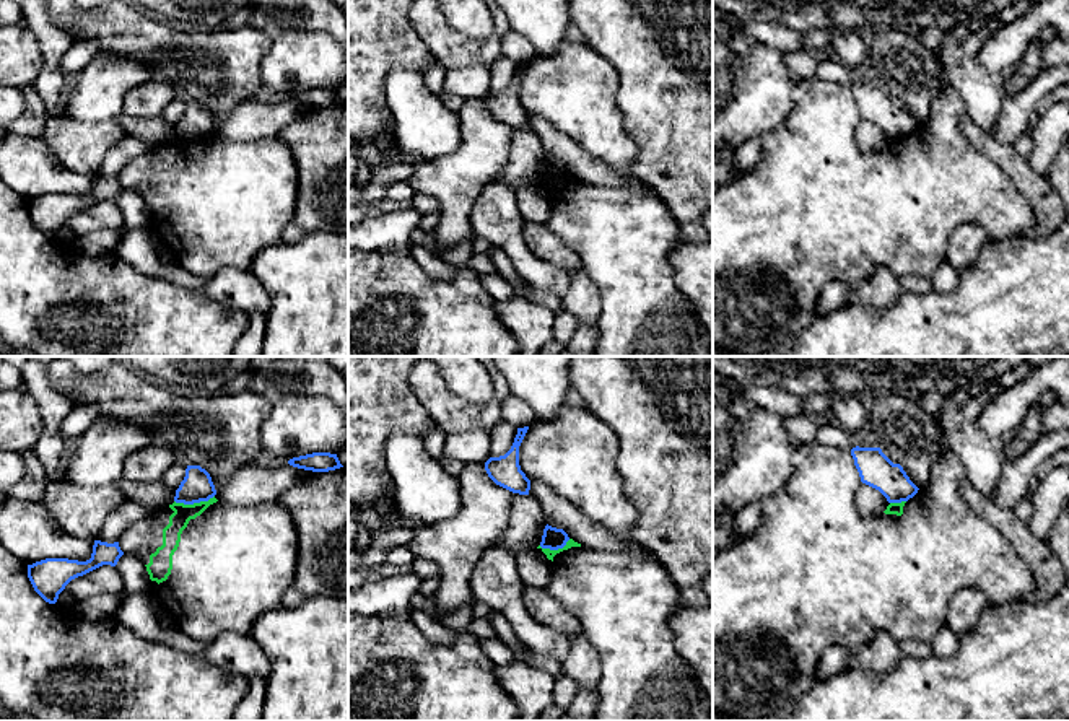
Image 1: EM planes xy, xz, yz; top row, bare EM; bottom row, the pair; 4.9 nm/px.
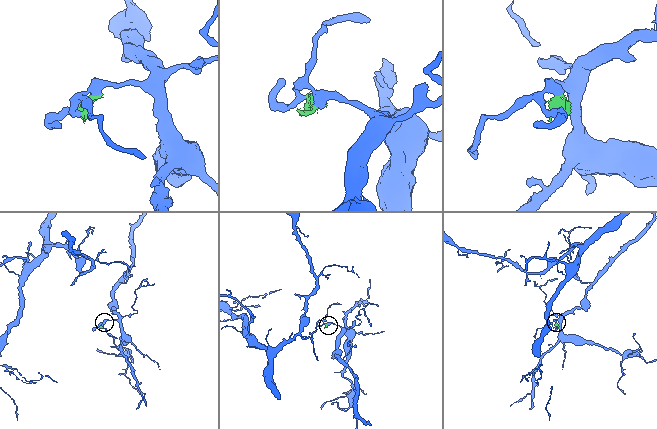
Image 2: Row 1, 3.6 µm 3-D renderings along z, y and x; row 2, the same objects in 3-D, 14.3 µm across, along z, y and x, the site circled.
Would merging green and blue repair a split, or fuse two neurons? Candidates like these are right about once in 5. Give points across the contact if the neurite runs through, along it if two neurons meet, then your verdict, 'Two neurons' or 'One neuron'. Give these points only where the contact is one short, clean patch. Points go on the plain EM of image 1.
Boundary: xy (213, 131), (192, 139), (174, 137). Two neurons

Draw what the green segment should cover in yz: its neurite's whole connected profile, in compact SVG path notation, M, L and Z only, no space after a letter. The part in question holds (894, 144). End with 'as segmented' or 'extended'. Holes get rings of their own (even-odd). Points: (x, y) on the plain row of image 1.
M814 76L796 85L792 103L792 111L786 119L774 130L761 135L761 158L757 168L742 179L713 189L713 356L760 356L789 343L812 321L822 288L830 282L857 285L869 280L877 267L890 269L898 278L914 275L929 280L934 270L947 262L949 236L958 225L978 226L989 239L1025 236L1035 228L1036 216L1025 195L996 163L978 153L960 132L958 120L966 112L958 93L949 85L944 85L932 101L929 120L924 125L918 125L908 137L890 138L884 148L877 150L861 150L856 143L854 135L862 117L851 86Z | extended

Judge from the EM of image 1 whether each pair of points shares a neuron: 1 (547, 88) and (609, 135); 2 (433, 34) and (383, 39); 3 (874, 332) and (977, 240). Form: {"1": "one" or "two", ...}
{"1": "one", "2": "two", "3": "two"}

